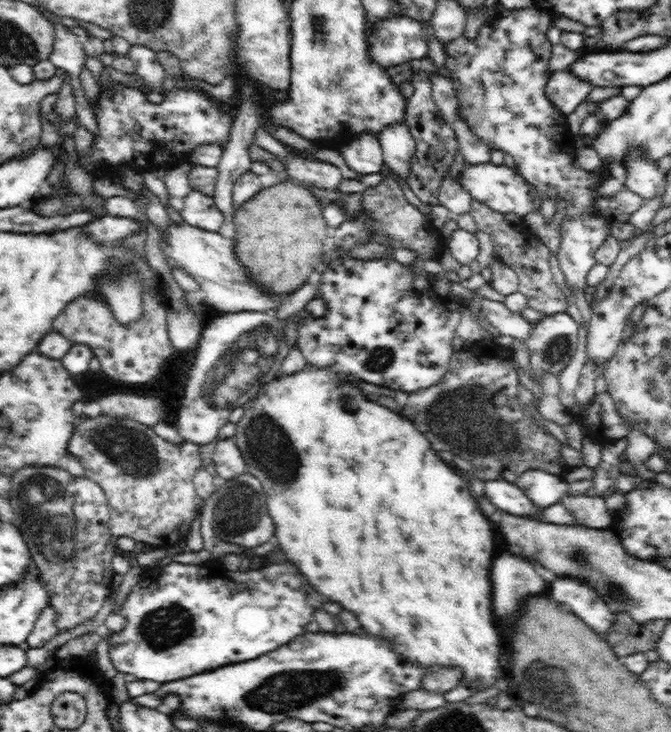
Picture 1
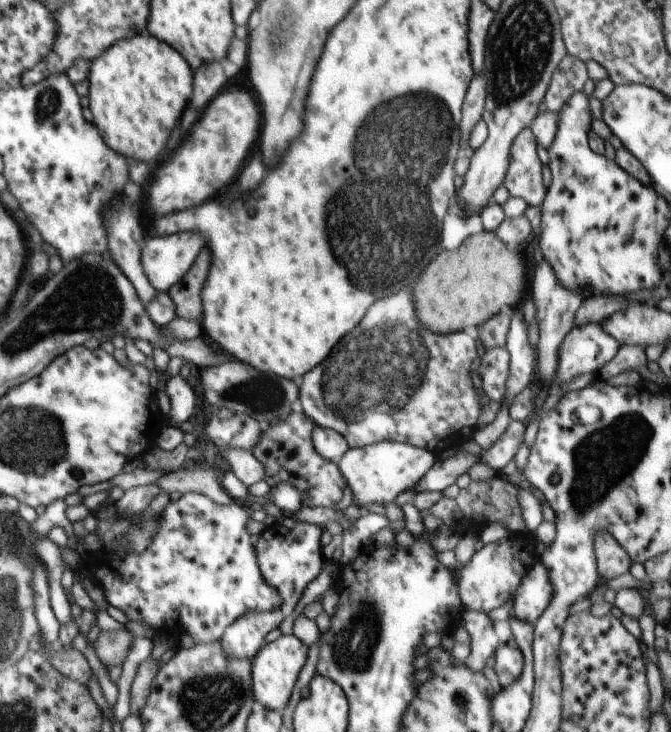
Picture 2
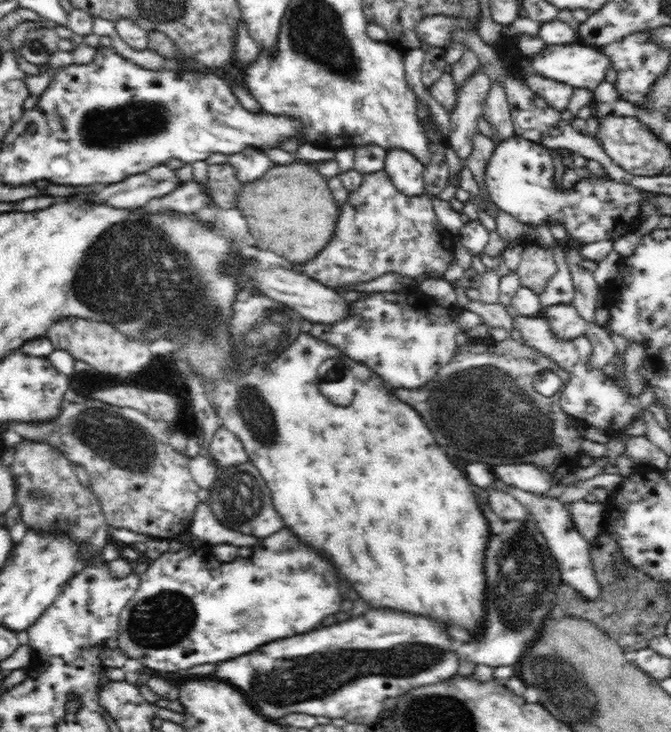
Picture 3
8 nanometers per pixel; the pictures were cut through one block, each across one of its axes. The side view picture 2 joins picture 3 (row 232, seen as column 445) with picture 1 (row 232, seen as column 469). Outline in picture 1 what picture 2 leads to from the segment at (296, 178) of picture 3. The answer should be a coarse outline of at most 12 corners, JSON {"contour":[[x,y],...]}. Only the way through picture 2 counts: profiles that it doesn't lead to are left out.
{"contour":[[294,179],[234,216],[238,261],[288,296],[324,254],[320,201]]}

